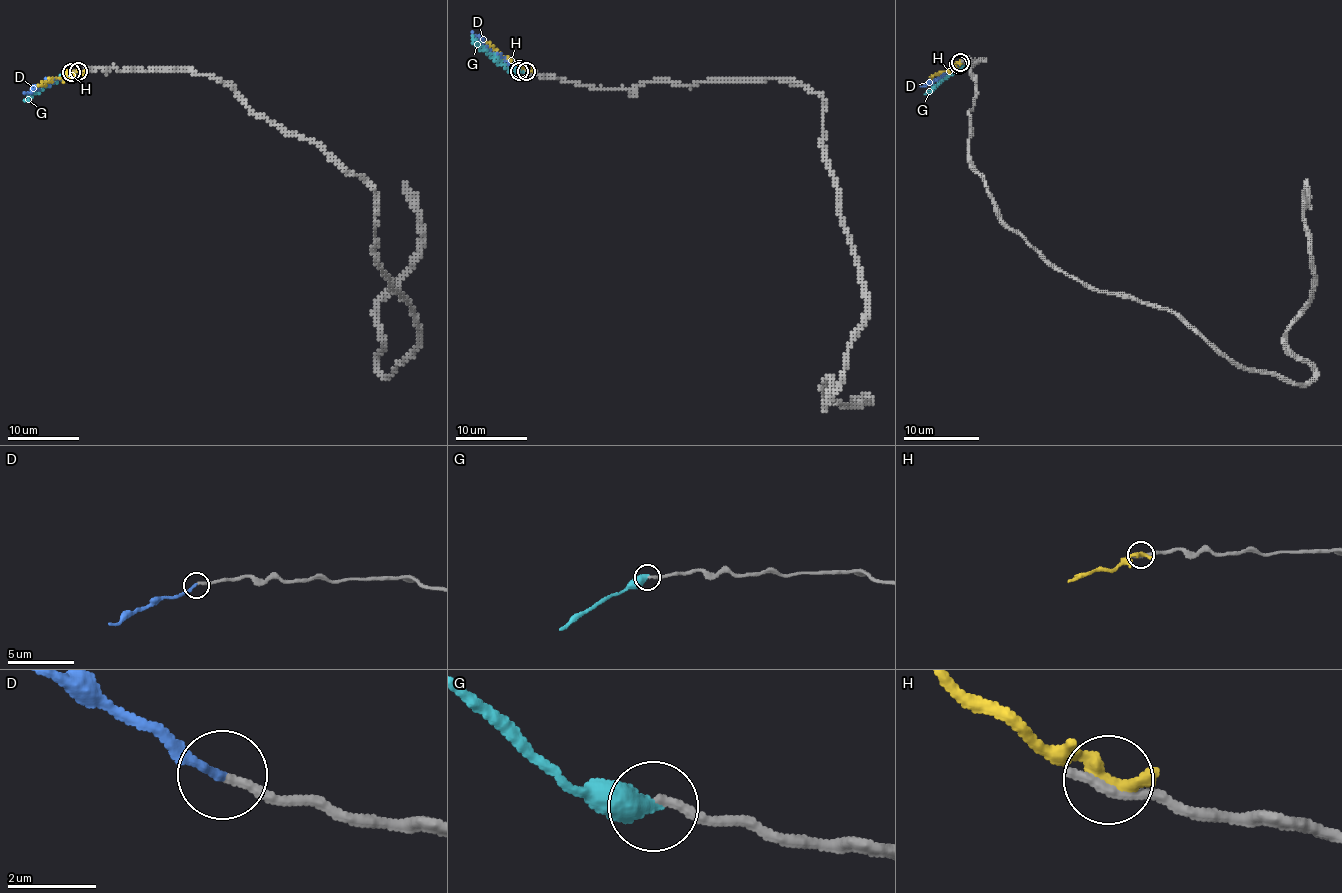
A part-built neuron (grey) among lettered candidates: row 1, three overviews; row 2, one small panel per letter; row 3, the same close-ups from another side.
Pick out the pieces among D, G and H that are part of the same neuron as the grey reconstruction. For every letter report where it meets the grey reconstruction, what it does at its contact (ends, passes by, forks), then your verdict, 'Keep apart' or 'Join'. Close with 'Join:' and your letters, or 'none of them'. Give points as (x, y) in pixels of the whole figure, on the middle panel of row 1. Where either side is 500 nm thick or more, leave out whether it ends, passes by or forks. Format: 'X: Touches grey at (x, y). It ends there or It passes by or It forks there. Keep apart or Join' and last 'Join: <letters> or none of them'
D: Touches grey at (519, 69). It ends there. Join
G: Touches grey at (519, 71). Keep apart
H: Touches grey at (526, 71). It ends there. Keep apart
Join: D

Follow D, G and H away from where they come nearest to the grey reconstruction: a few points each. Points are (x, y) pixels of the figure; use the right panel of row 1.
D: (958, 64), (926, 86), (920, 86)
G: (960, 64), (960, 67), (924, 94)
H: (960, 62), (950, 71), (929, 77)

